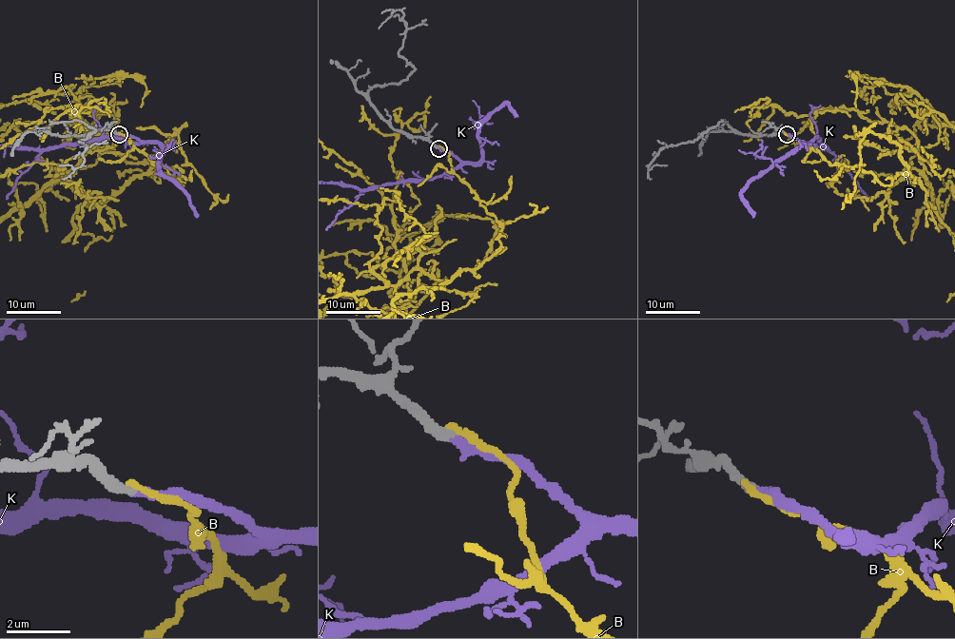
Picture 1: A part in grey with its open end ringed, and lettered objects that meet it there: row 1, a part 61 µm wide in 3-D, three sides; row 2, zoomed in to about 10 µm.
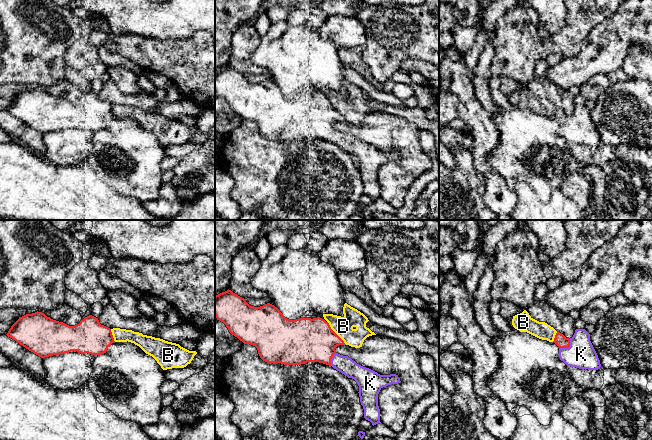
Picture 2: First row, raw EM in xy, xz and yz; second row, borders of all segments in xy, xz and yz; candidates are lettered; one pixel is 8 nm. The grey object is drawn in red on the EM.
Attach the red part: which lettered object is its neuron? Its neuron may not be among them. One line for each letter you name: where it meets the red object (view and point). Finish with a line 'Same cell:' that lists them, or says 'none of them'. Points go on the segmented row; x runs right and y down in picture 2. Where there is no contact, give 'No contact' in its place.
K: Touches red at yz (567, 347)
Same cell: K

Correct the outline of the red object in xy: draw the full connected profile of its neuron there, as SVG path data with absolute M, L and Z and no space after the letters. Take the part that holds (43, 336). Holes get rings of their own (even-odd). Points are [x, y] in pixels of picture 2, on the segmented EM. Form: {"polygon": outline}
{"polygon": "M38 311L19 317L6 335L41 358L71 351L99 356L106 353L108 347L115 342L111 329L101 325L98 318L92 315L85 317L75 326L69 326Z"}

